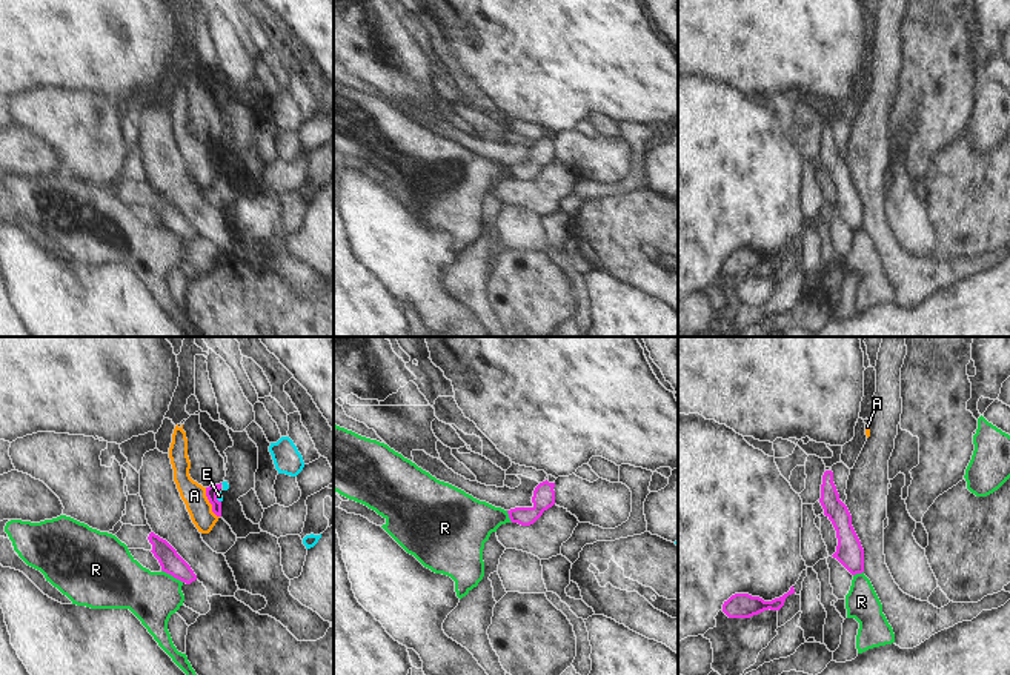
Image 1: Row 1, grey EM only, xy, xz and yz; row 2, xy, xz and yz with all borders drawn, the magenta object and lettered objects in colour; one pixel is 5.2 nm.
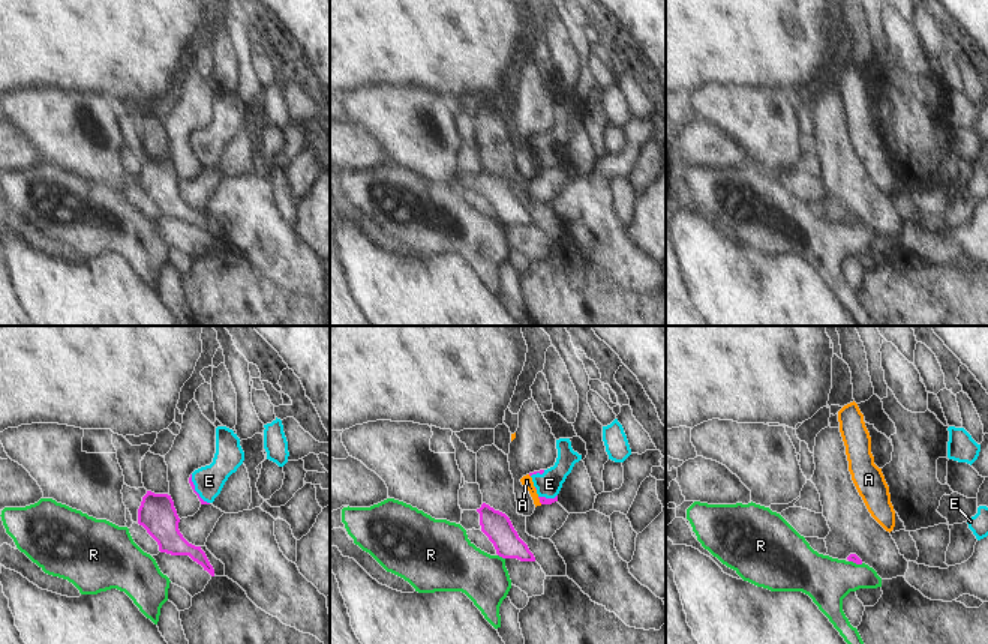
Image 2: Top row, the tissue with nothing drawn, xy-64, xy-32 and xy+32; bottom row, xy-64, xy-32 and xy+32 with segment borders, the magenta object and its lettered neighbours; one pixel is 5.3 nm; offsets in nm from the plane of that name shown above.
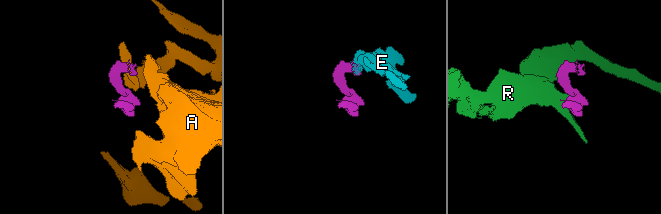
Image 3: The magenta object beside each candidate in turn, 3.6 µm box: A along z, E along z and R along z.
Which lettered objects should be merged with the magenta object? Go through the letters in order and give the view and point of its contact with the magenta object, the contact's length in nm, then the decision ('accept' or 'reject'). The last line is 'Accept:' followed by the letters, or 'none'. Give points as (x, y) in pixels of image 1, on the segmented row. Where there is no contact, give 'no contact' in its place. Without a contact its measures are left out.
A: xy (209, 502) | 180 nm | reject
E: xy (215, 497) | 60 nm | accept
R: xy (172, 575) | 140 nm | reject
Accept: E

